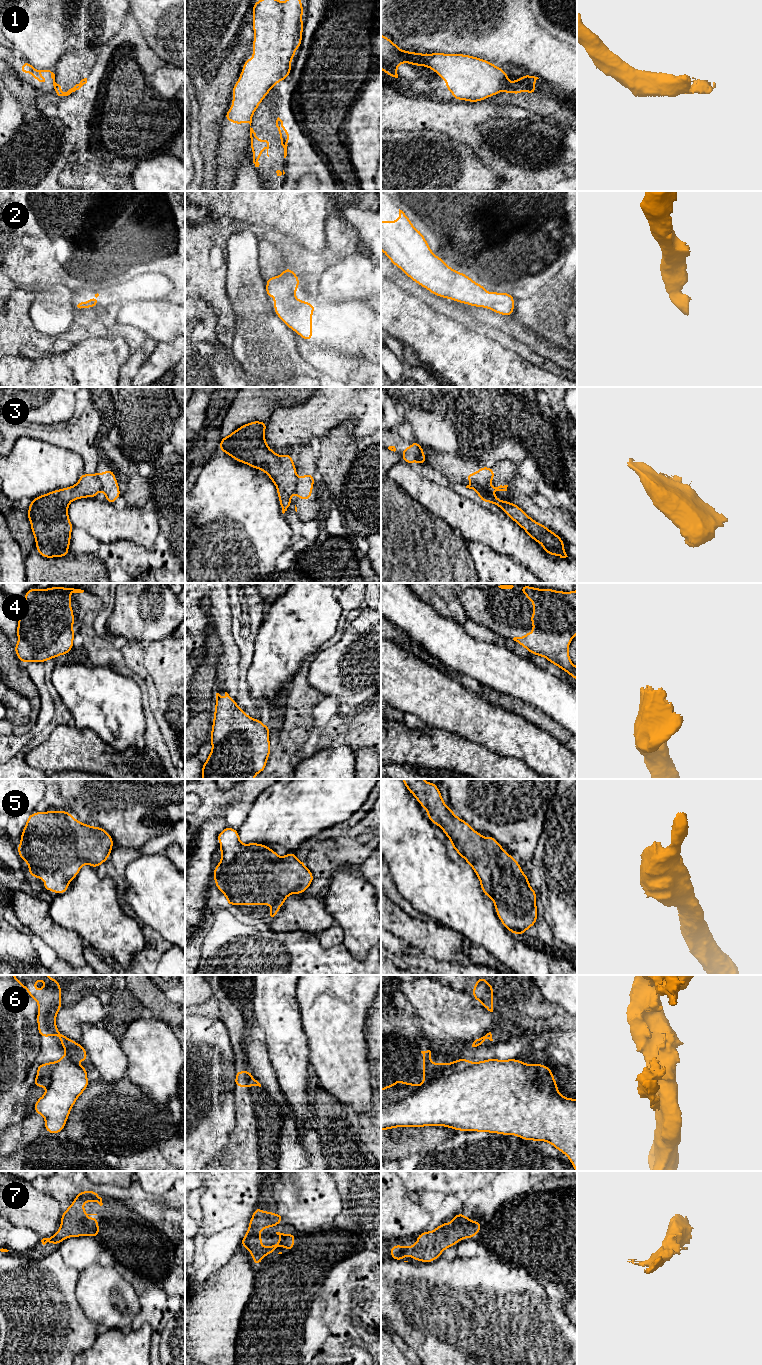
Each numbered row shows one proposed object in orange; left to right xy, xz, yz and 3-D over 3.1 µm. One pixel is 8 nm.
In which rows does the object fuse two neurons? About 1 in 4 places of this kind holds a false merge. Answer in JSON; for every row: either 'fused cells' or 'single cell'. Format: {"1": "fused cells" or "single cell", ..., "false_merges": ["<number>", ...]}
{"1": "fused cells", "2": "single cell", "3": "fused cells", "4": "single cell", "5": "single cell", "6": "fused cells", "7": "single cell", "false_merges": ["1", "3", "6"]}

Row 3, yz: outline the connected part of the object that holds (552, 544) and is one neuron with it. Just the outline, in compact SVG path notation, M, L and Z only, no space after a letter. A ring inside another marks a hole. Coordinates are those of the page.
M472 485L470 489L473 489L479 495L482 502L495 504L502 509L514 522L523 528L534 541L541 543L543 550L549 555L558 555L560 558L568 557L564 549L563 540L546 526L529 517L519 506L508 501L502 501L491 492L484 491L476 485Z

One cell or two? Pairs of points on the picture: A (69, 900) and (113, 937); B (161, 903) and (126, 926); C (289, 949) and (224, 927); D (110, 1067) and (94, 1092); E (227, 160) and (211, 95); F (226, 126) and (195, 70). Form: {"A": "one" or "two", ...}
{"A": "one", "B": "two", "C": "one", "D": "two", "E": "two", "F": "two"}

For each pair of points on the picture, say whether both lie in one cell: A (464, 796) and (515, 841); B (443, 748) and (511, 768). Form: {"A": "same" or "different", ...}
{"A": "same", "B": "same"}

